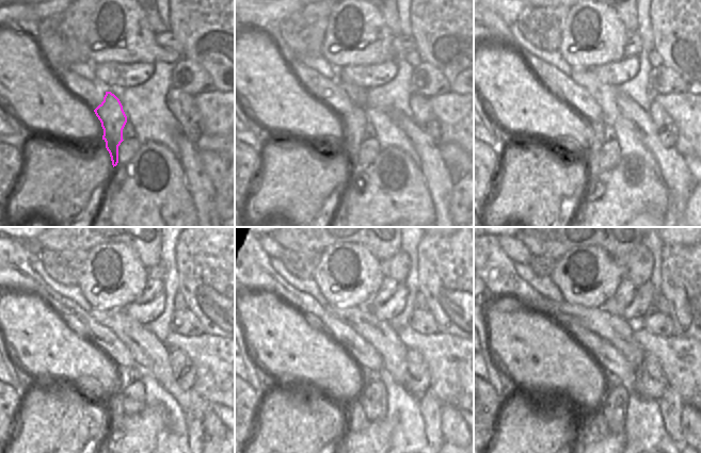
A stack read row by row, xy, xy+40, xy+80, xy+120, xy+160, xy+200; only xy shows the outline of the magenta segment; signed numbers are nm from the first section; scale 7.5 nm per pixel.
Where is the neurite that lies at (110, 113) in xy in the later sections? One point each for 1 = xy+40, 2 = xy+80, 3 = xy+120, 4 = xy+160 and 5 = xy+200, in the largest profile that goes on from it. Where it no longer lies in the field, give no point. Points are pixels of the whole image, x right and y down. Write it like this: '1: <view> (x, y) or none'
1: xy+40 (355, 119)
2: xy+80 (592, 155)
3: xy+120 (115, 411)
4: xy+160 (356, 420)
5: xy+200 (595, 429)

